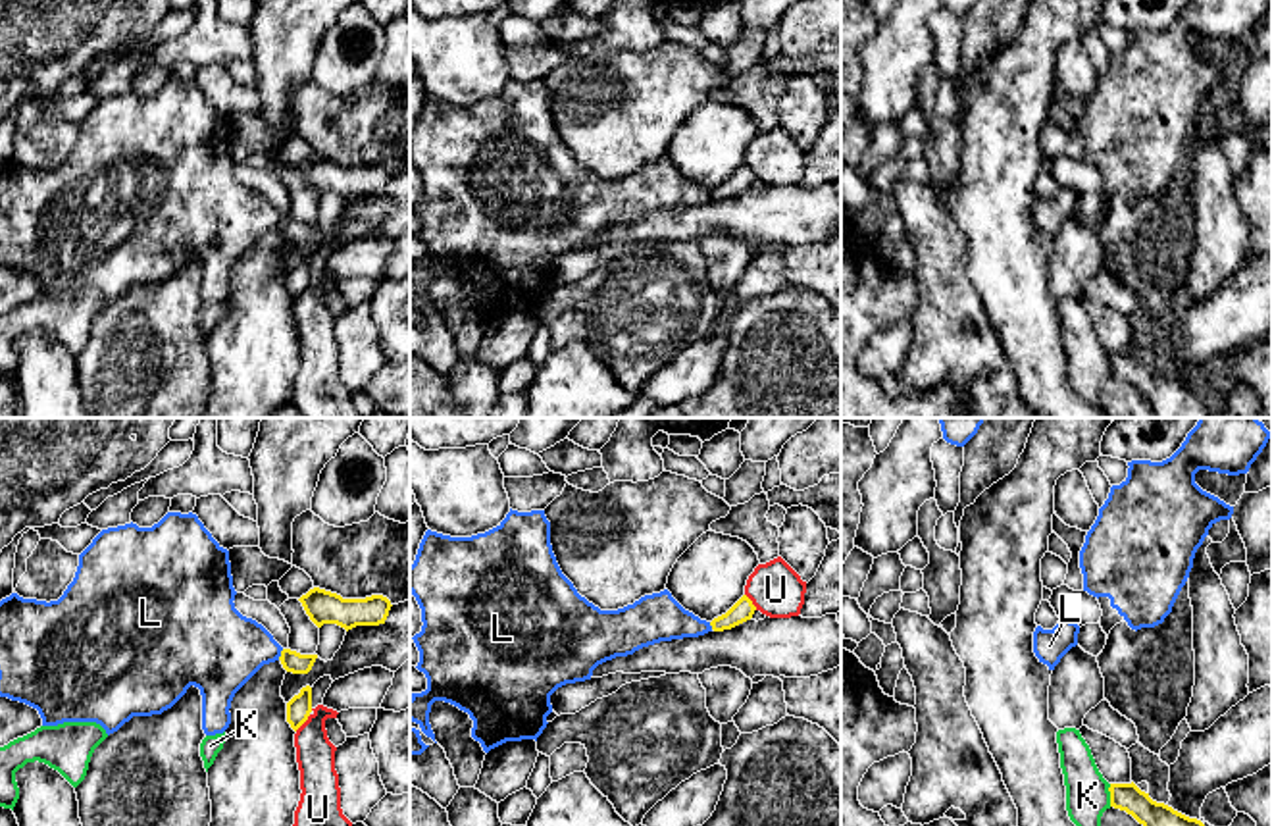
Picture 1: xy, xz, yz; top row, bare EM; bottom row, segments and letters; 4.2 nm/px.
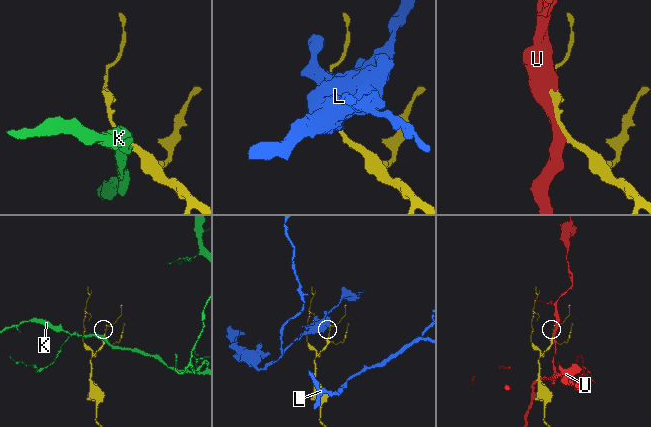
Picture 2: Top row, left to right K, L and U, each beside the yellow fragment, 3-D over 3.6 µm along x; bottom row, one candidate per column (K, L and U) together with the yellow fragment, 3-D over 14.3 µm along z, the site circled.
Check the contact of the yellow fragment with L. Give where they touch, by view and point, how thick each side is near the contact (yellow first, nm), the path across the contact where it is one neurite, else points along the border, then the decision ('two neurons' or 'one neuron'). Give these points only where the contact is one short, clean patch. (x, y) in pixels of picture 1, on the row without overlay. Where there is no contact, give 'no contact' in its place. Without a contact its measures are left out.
meets yellow in xy at (281, 224); 90 nm thick on the yellow side, 340 nm on the other; border along xy (283, 218), (278, 228); two neurons

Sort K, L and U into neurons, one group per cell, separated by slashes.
K / L / U

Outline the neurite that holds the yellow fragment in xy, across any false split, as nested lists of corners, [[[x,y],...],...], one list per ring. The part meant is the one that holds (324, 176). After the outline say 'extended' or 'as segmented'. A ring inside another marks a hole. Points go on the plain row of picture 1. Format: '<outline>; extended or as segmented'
[[[314,156],[298,168],[310,189],[321,196],[323,193],[337,193],[346,200],[356,194],[385,193],[391,169],[383,164],[366,168],[343,168],[337,162]]]; as segmented

